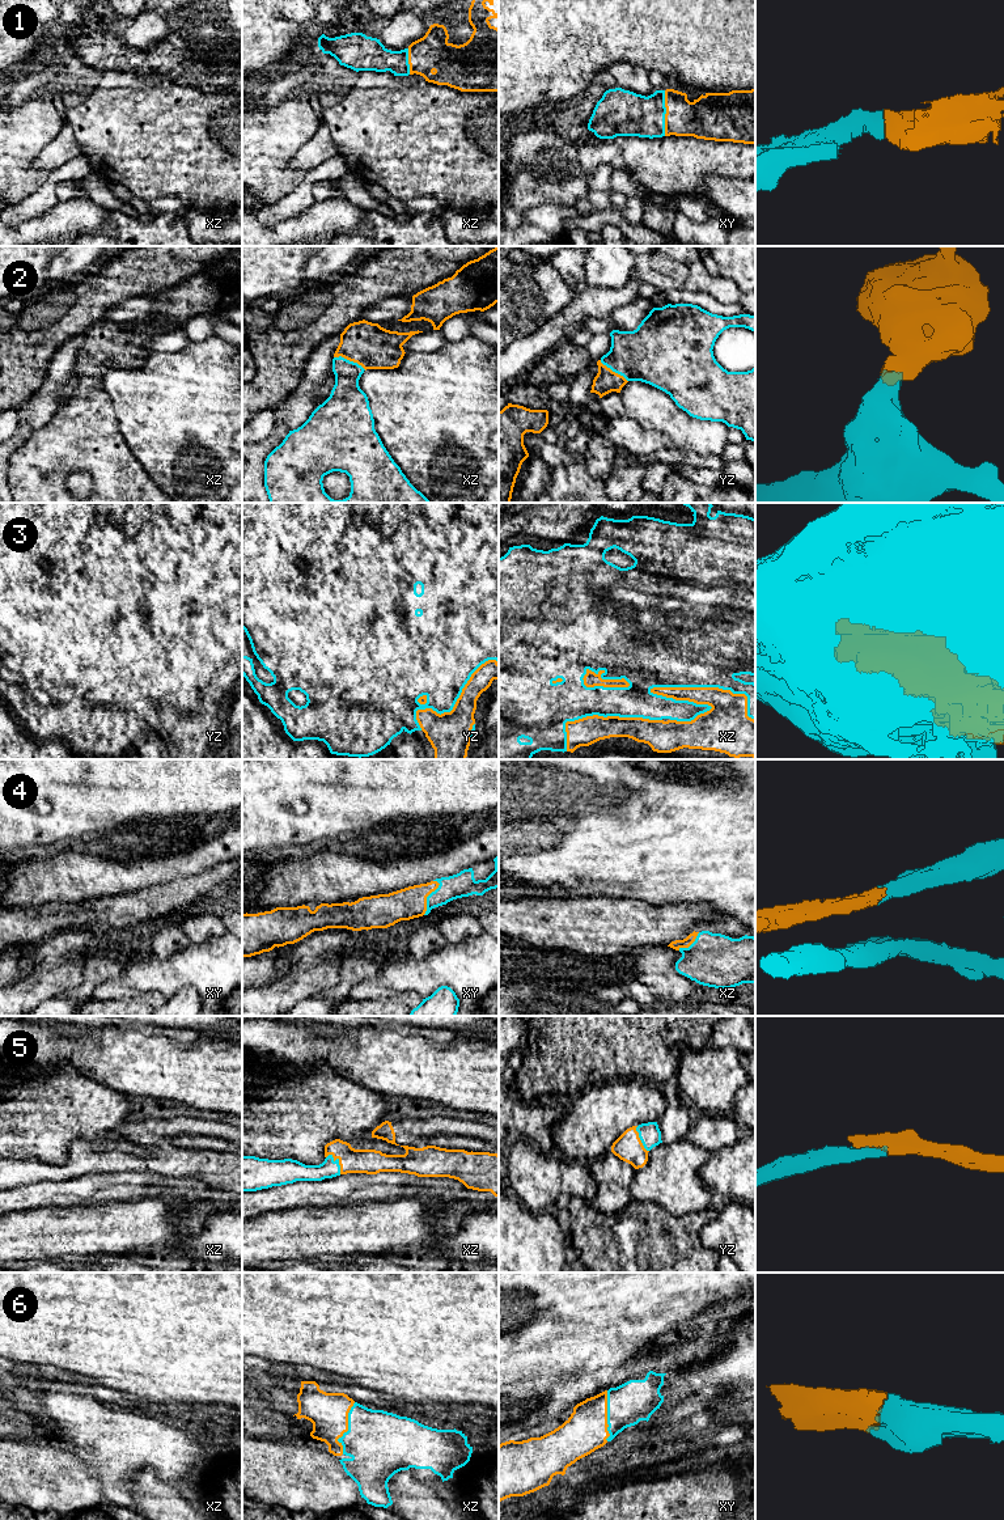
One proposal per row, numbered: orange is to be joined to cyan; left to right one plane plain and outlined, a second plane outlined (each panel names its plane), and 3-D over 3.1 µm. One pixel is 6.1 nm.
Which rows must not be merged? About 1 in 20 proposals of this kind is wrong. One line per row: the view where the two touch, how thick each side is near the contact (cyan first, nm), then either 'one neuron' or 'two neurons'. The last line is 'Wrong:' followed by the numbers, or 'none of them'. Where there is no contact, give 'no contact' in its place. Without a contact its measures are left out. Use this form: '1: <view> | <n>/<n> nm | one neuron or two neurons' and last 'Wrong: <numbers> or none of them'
1: xy | 280/260 nm | one neuron
2: xz | 220/280 nm | one neuron
3: xz | 500/280 nm | one neuron
4: xy | 150/190 nm | one neuron
5: xz | 110/160 nm | one neuron
6: xz | 400/240 nm | one neuron
Wrong: none of them

